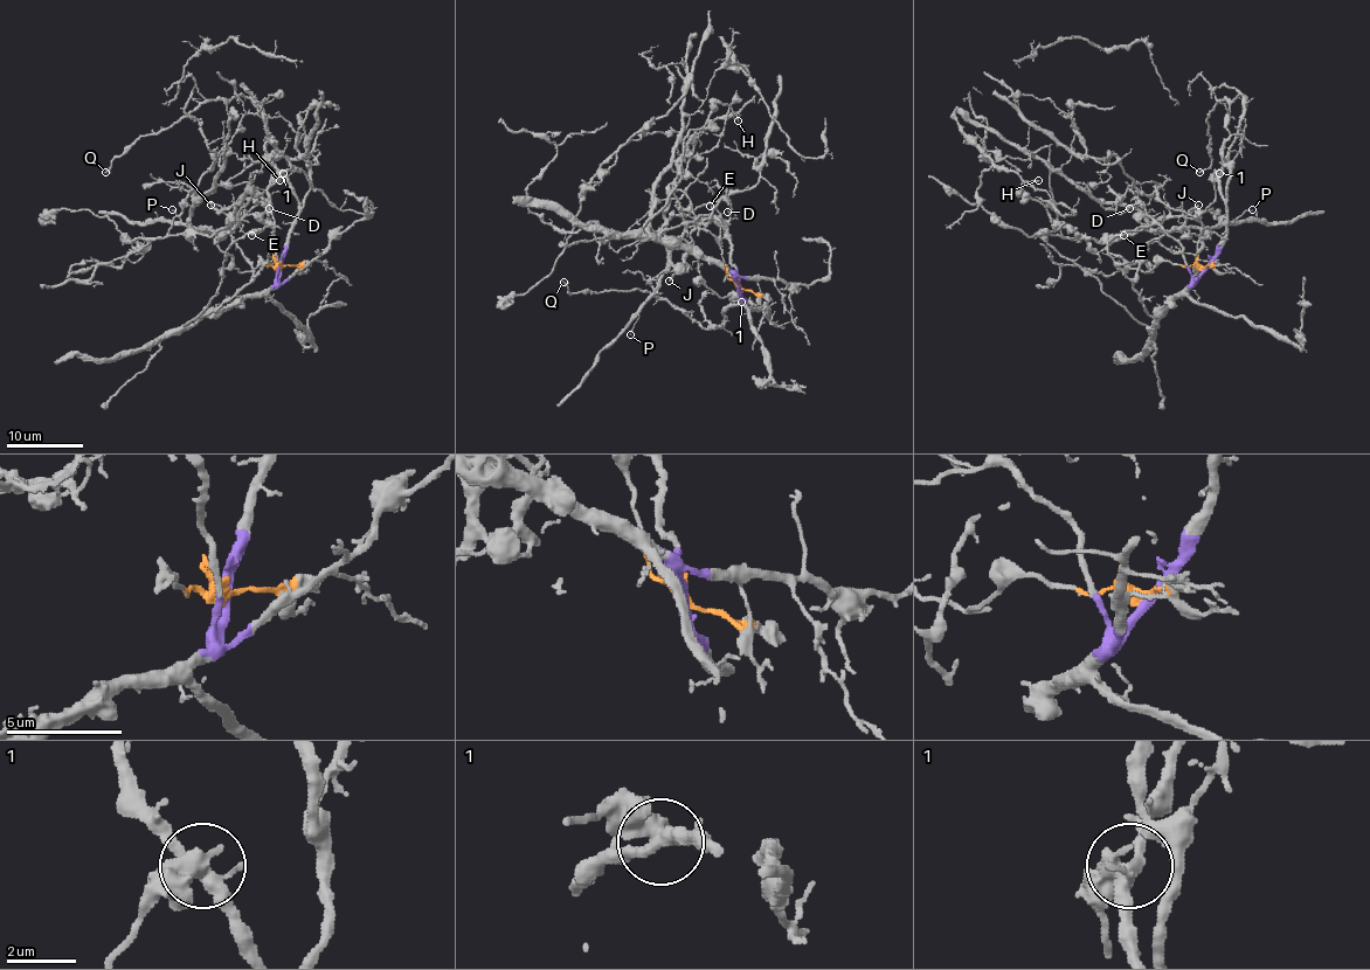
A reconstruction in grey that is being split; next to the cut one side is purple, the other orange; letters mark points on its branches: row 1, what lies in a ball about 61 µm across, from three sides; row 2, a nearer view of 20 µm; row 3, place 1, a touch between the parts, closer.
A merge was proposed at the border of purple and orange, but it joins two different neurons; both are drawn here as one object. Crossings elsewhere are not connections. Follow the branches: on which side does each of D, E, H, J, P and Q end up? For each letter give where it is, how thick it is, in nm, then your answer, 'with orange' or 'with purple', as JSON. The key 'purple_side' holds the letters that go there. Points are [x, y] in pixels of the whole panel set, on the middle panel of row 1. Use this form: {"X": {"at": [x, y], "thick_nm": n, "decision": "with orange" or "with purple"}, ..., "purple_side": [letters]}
{"D": {"at": [727, 212], "thick_nm": 140, "decision": "with purple"}, "E": {"at": [710, 206], "thick_nm": 90, "decision": "with purple"}, "H": {"at": [738, 120], "thick_nm": 150, "decision": "with orange"}, "J": {"at": [669, 281], "thick_nm": 200, "decision": "with purple"}, "P": {"at": [630, 334], "thick_nm": 120, "decision": "with orange"}, "Q": {"at": [564, 282], "thick_nm": 180, "decision": "with purple"}, "purple_side": ["D", "E", "J", "Q"]}

